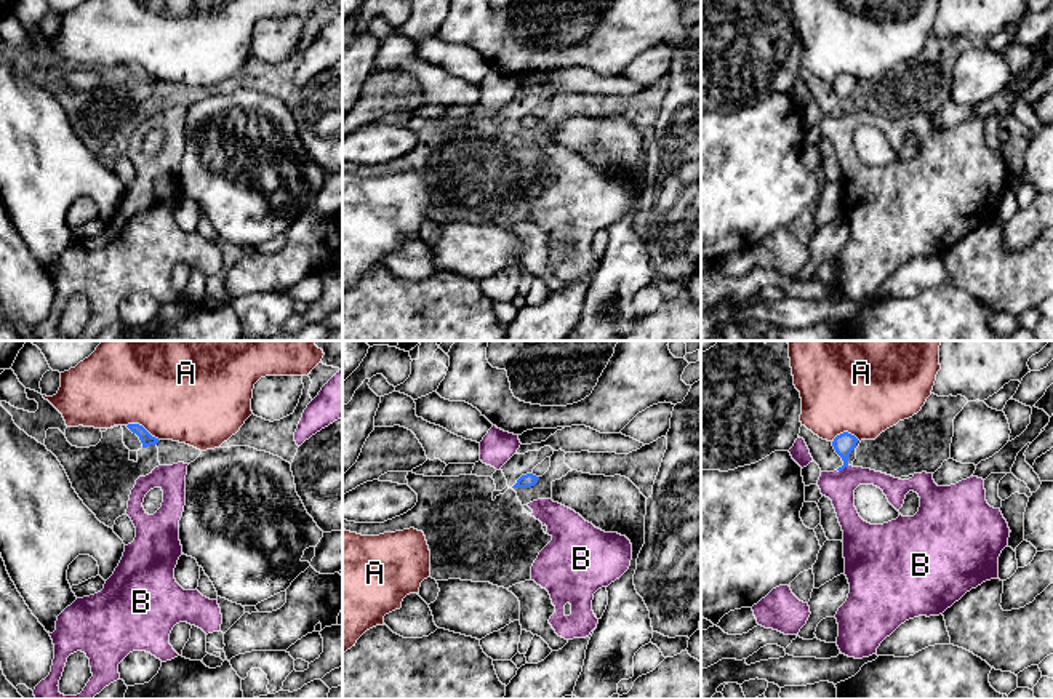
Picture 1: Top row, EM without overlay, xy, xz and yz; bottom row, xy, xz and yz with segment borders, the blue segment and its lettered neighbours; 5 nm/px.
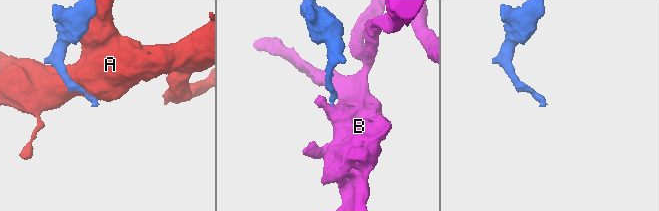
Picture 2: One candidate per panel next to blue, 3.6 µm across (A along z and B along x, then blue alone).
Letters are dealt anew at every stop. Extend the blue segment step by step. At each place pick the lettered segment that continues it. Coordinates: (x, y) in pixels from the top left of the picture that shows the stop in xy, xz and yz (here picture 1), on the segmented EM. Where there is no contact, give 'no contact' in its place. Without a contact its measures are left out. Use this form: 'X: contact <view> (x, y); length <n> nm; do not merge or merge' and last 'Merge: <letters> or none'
A: contact xy (141, 426); length 190 nm; do not merge
B: contact yz (842, 469); length 70 nm; do not merge
Merge: none

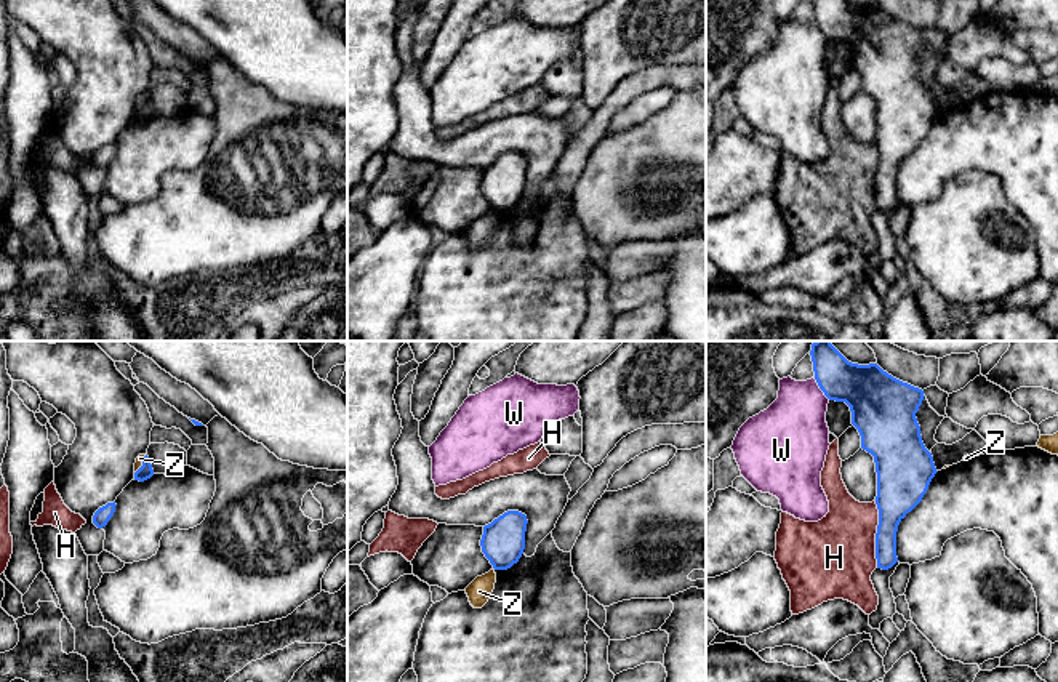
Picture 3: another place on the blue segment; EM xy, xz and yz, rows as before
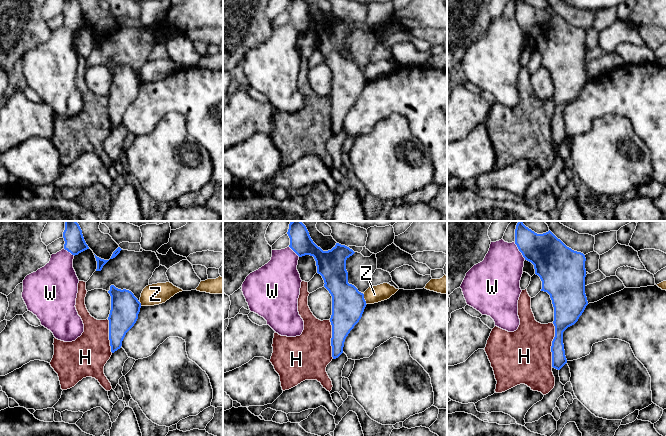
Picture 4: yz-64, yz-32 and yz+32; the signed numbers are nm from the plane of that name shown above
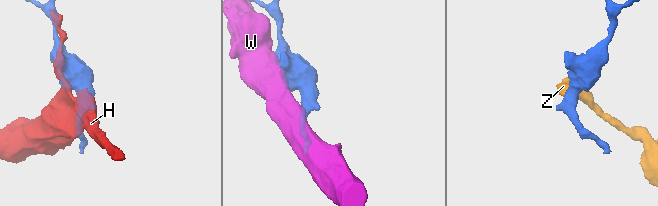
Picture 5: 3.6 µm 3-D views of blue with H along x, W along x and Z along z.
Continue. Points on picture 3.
H: contact yz (876, 535); length 340 nm; do not merge
W: contact yz (820, 388); length 140 nm; do not merge
Z: contact xy (143, 465); length 110 nm; do not merge
Merge: none

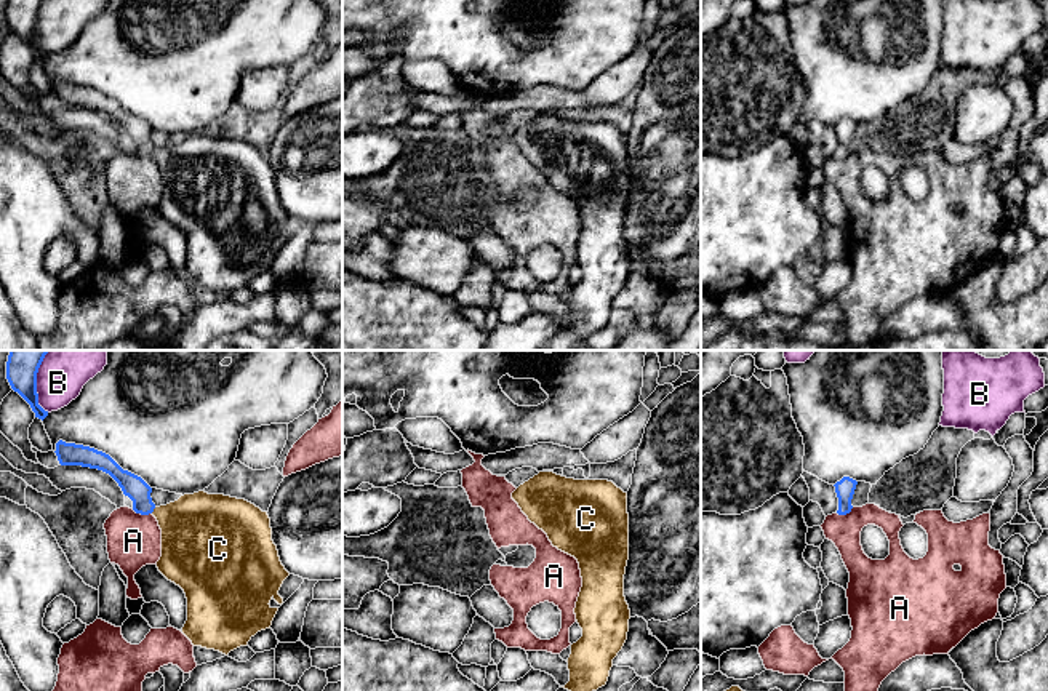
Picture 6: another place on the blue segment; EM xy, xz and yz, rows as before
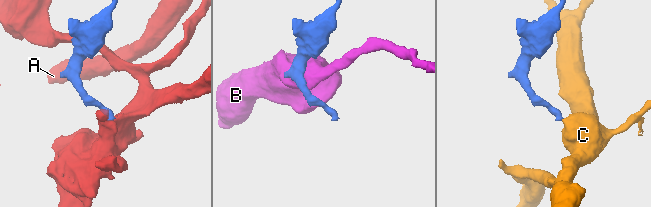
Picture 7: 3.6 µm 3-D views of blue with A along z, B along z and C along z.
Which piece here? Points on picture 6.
A: contact xy (141, 514); length 110 nm; do not merge
B: contact xy (36, 381); length 320 nm; do not merge
C: contact xy (152, 511); length 40 nm; merge
Merge: C

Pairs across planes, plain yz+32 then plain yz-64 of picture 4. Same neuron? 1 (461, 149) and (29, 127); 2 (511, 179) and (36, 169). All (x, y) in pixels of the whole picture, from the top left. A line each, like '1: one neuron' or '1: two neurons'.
1: two neurons
2: two neurons

